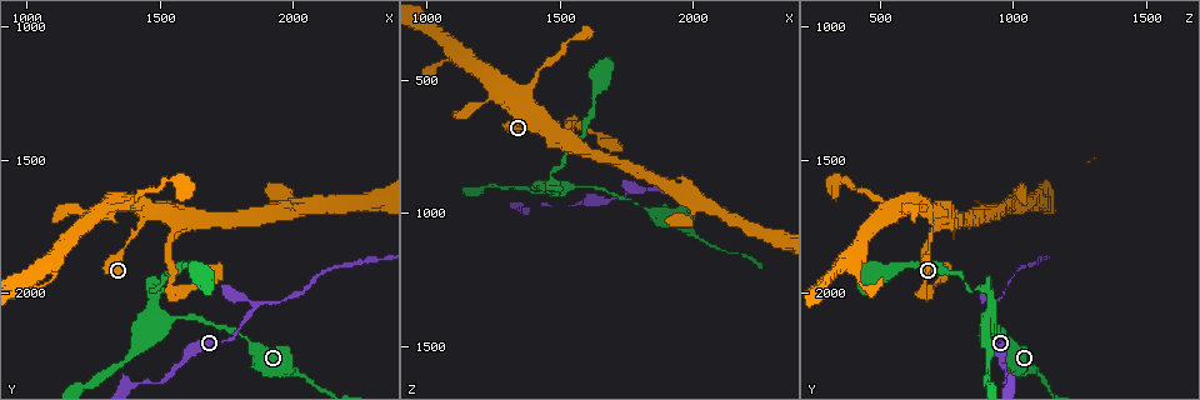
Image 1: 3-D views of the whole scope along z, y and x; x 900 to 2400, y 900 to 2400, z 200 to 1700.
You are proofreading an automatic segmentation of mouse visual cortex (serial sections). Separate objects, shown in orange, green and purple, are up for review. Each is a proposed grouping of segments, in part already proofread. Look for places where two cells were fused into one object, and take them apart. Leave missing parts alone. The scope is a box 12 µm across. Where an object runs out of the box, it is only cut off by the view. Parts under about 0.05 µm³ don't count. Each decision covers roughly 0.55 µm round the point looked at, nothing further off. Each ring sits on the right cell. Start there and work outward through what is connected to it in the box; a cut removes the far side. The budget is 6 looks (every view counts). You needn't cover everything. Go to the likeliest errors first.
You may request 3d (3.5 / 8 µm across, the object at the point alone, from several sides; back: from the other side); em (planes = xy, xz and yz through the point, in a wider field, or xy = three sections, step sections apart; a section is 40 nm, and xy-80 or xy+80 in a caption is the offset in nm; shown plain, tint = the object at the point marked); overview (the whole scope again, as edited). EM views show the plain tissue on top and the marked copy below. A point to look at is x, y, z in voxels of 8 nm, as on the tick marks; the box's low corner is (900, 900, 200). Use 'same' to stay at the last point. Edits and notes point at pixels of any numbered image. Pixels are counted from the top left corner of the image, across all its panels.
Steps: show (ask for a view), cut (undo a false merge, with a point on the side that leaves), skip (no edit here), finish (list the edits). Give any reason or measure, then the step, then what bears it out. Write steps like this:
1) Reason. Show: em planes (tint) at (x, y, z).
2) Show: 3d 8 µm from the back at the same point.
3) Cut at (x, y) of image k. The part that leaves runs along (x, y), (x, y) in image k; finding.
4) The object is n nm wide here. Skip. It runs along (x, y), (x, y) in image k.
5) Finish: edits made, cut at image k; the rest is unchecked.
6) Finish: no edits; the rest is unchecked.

Three-way junction. Show: 3d 8 µm at (1860, 2060, 910).

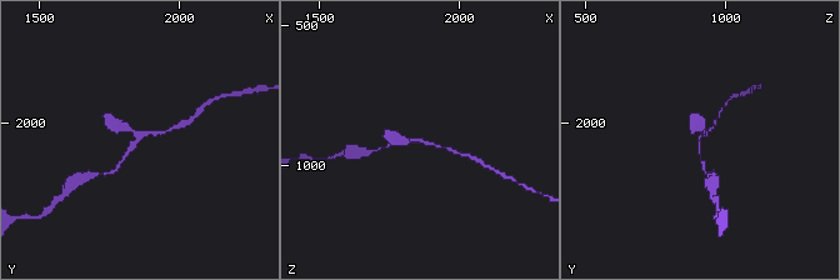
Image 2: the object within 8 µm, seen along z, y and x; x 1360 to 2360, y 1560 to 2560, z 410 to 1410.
Closer look. Show: 3d 3.5 µm at (1860, 2060, 910).

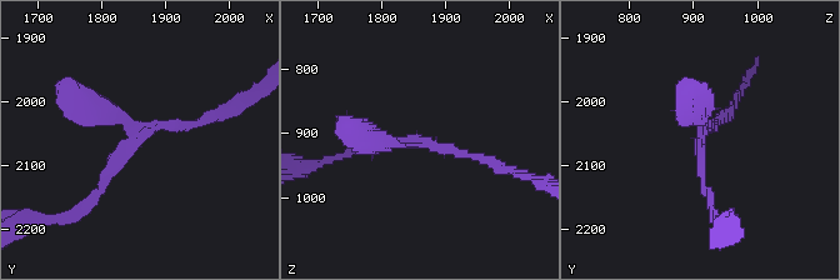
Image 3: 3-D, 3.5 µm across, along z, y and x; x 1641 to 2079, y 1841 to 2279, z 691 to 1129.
3 arms meet here; the arms are 100, 150, 300 nm wide. Show: em planes (tint) at (1860, 2060, 910).

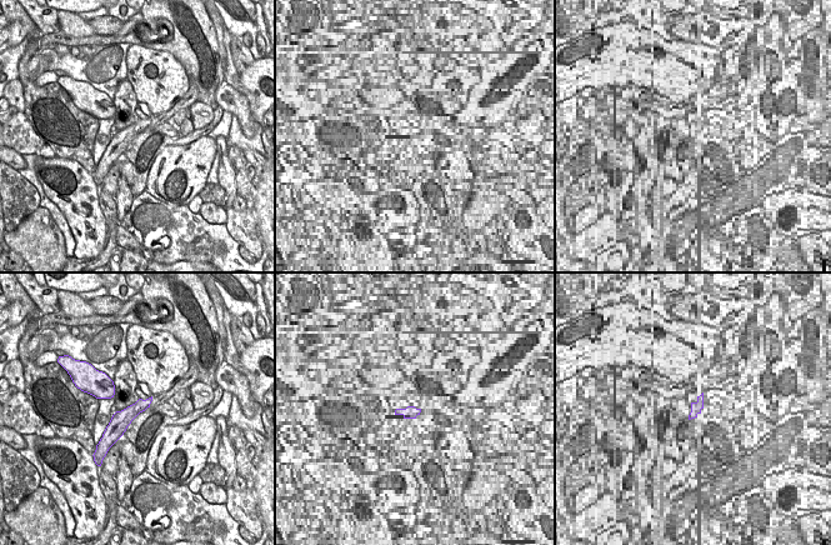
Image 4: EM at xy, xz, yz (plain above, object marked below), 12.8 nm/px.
The object is 240 nm wide here. Cut at (88, 123) of image 3. The part that leaves runs along (119, 121), (76, 98), (65, 79) in image 3; two cells meet here.

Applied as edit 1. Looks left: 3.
Abrupt turn. Show: em xy step 2 (tint) at (1480, 2000, 900).

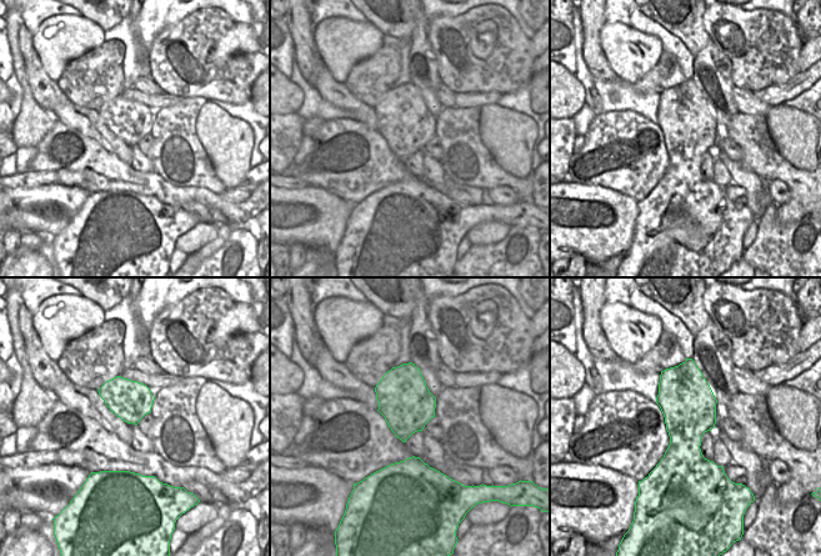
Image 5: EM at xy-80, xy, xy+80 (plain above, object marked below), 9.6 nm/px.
Show: 3d 3.5 µm at the same point.

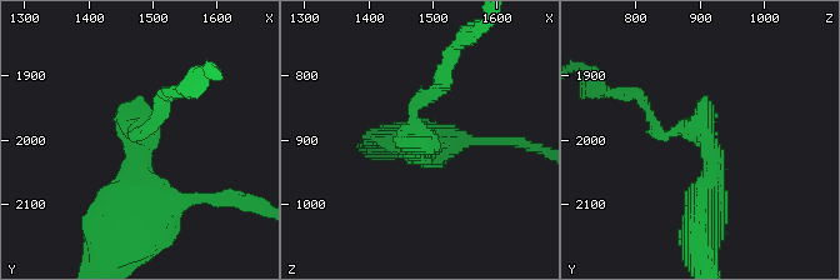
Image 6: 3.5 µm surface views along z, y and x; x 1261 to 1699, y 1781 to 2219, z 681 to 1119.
The arms are 200, 450 nm wide. Skip. It runs along (704, 205), (710, 144), (660, 133), (646, 105) in image 6; one cell here.

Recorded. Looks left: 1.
Finish: edits made, cut at image 3; the rest is unchecked.

